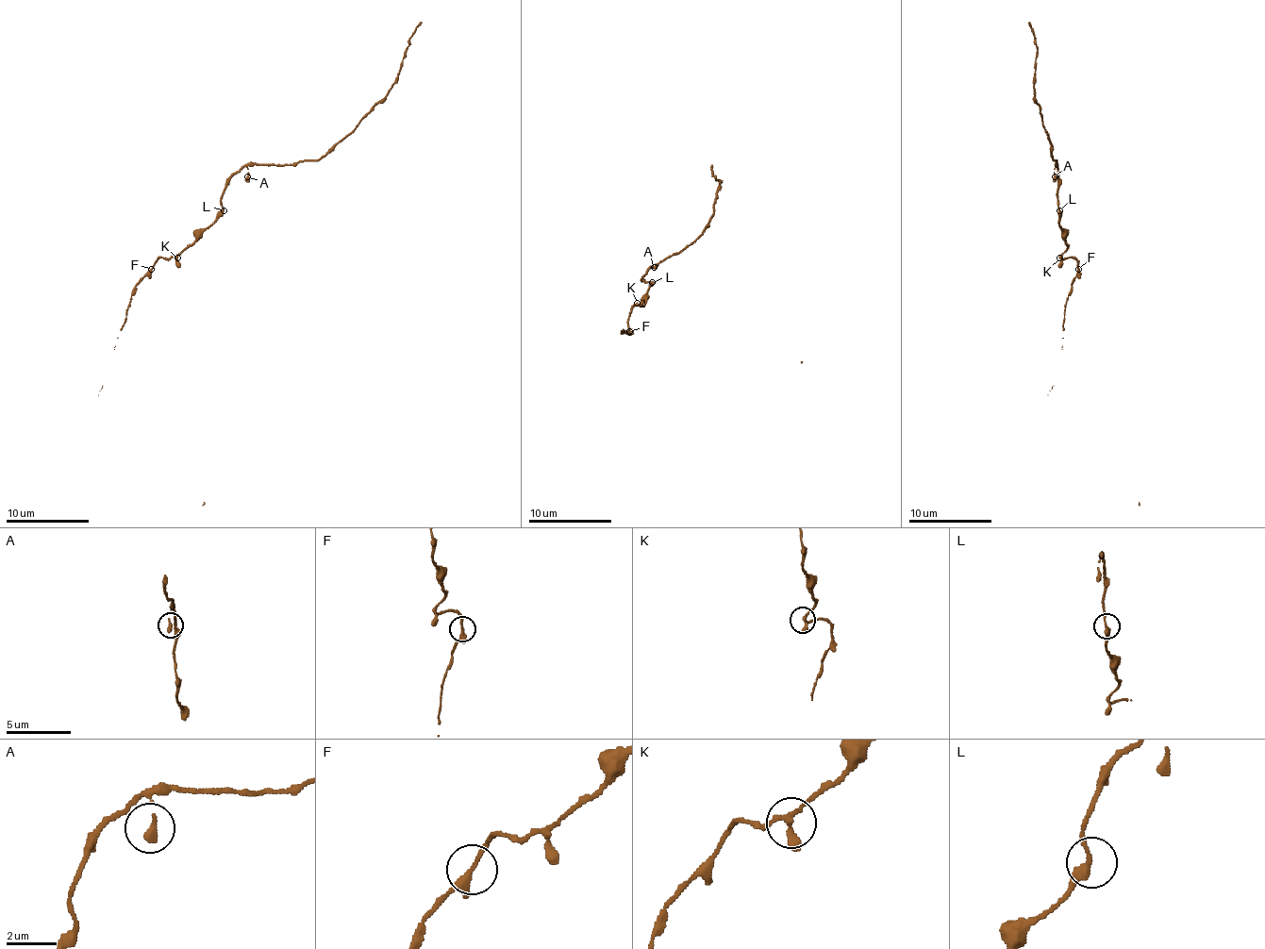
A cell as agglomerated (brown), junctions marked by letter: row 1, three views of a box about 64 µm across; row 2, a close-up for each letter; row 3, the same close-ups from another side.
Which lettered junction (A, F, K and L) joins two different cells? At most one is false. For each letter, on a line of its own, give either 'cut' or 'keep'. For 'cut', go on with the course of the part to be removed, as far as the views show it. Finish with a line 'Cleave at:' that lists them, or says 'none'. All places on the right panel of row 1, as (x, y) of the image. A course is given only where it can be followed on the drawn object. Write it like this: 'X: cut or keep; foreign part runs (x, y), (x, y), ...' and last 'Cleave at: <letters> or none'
A: keep
F: keep
K: keep
L: keep
Cleave at: none

